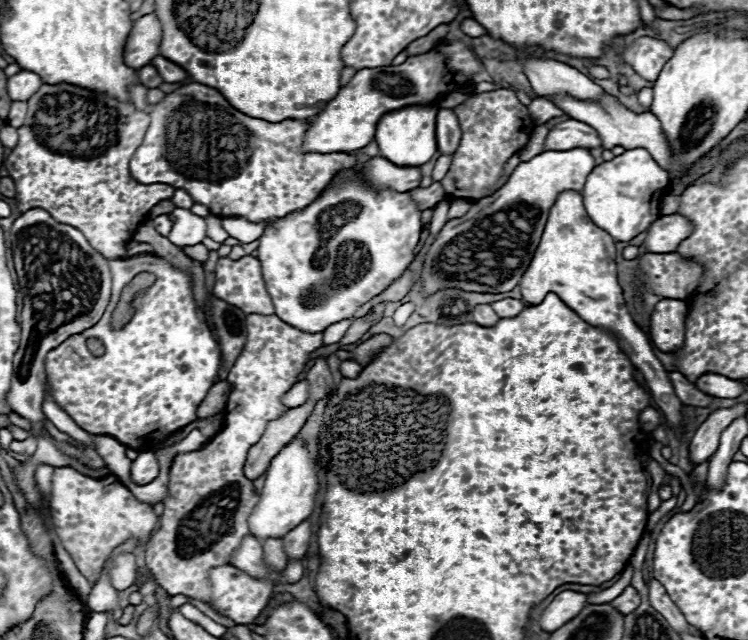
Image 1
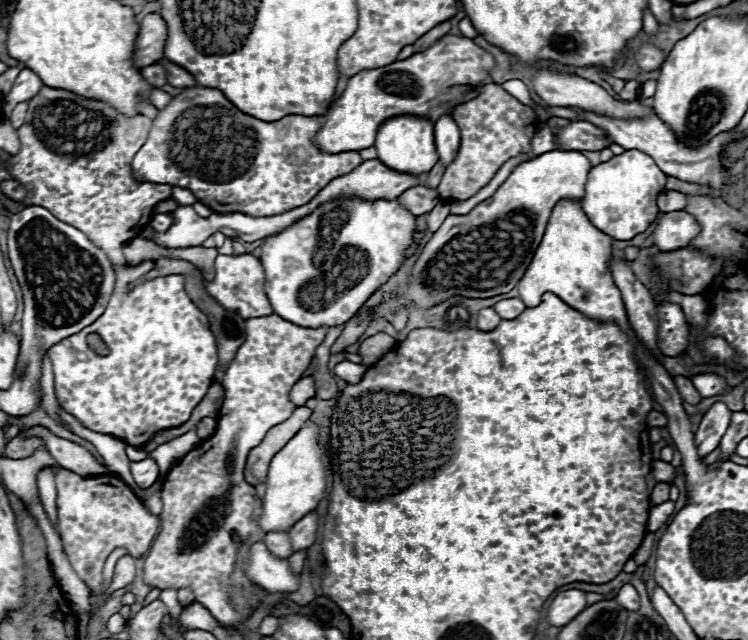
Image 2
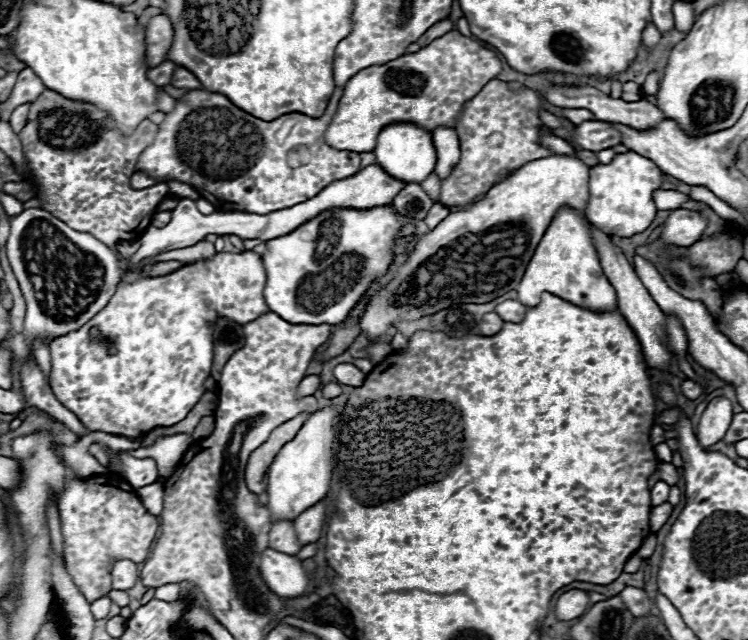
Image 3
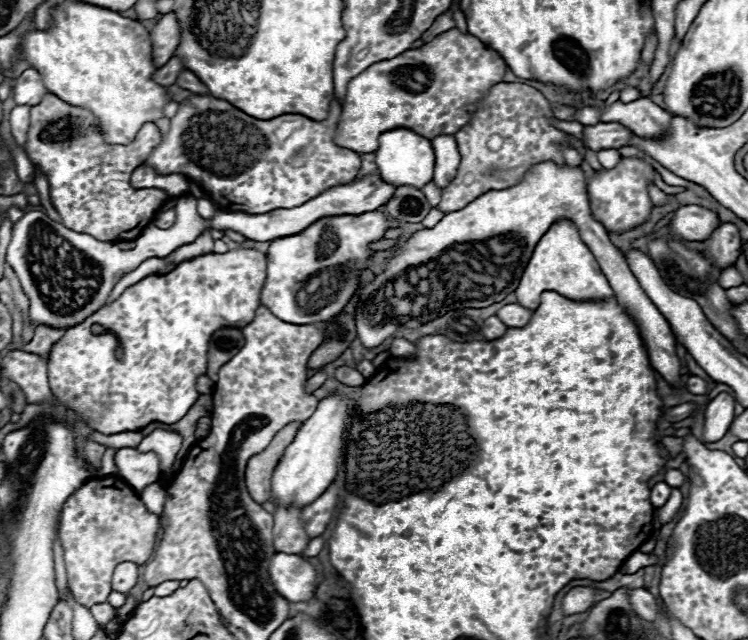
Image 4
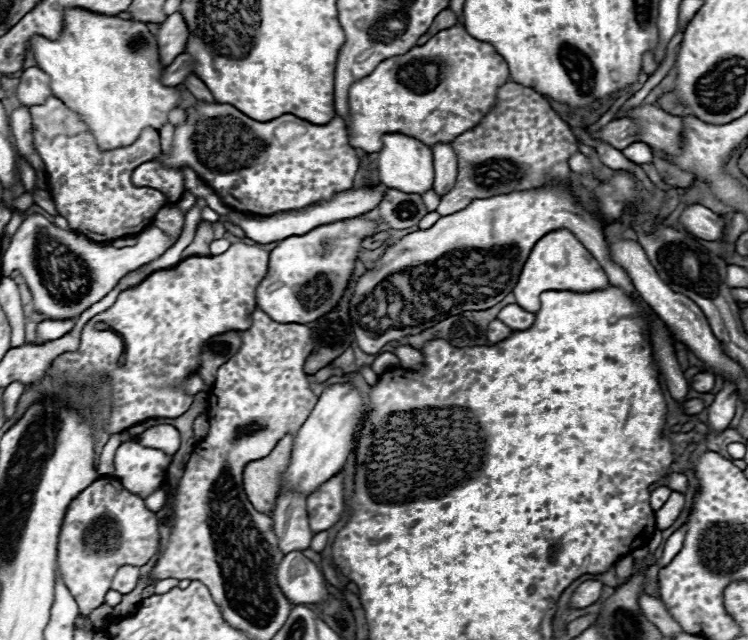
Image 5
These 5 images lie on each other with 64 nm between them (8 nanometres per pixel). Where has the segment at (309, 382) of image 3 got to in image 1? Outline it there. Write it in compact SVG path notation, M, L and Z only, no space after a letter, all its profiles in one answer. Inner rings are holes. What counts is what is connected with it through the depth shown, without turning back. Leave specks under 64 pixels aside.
M300 380L288 390L288 394L282 398L282 402L284 402L284 406L294 408L294 406L302 406L306 402L306 398L308 398L308 380Z

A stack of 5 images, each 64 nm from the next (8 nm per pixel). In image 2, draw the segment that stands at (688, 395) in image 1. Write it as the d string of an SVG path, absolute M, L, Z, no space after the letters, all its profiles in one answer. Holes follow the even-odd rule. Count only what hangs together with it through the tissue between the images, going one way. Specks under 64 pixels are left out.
M676 376L674 380L676 380L676 386L678 386L680 396L682 396L686 402L690 402L690 404L698 404L698 402L702 400L702 396L698 394L698 390L694 388L694 384L692 384L688 378L684 378L684 376Z

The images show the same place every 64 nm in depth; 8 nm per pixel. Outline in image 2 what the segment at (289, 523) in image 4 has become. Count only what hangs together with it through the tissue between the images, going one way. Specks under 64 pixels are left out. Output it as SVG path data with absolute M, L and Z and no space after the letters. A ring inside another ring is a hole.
M278 530L278 532L268 532L264 538L264 544L268 546L268 550L280 558L288 558L294 554L292 544L290 544L290 536L288 530Z

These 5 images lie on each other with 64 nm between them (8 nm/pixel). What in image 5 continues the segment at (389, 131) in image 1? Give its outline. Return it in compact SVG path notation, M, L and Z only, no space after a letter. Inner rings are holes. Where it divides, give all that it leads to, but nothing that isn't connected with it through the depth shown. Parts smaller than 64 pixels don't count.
M386 134L382 142L384 142L384 148L380 150L378 174L380 174L380 182L386 188L402 190L404 194L424 194L426 190L432 188L432 182L434 182L432 150L426 144L402 134Z

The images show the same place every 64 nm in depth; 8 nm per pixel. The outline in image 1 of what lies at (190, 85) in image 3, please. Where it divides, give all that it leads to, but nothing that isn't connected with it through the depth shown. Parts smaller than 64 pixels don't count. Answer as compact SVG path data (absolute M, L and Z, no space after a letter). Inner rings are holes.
M156 56L156 58L152 60L152 66L158 68L158 72L162 74L164 82L174 84L174 82L184 82L184 80L188 78L188 74L186 74L178 64L174 64L174 62L170 62L170 60L162 58L162 56Z

